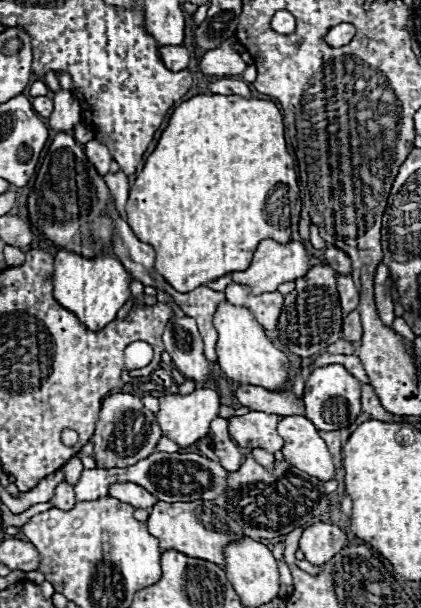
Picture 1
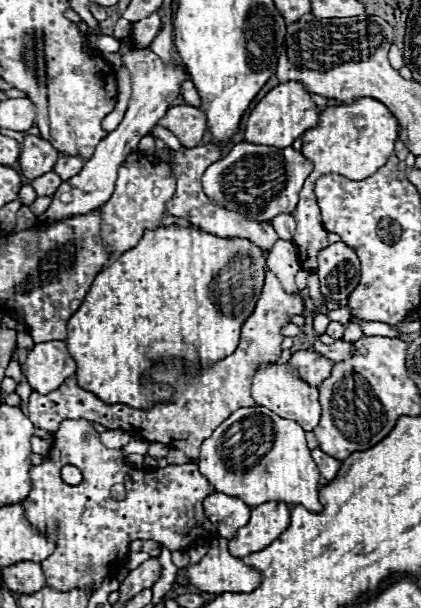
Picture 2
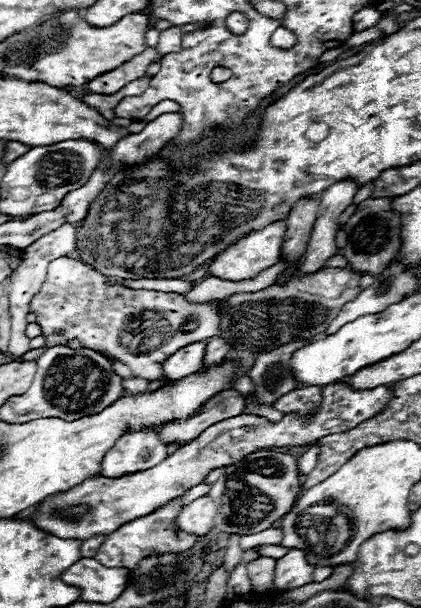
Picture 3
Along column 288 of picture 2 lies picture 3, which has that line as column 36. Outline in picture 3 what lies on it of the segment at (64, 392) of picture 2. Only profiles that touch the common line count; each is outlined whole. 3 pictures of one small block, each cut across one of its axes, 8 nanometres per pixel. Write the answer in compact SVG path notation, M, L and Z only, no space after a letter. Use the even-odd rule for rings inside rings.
M62 256L54 262L50 262L48 266L48 274L46 274L46 280L42 284L42 288L38 290L38 294L32 298L30 302L30 312L36 314L36 322L42 326L42 336L46 338L46 344L44 348L50 348L50 346L58 346L58 344L66 344L66 340L70 338L78 338L82 342L84 348L90 348L90 350L96 350L96 352L108 352L110 356L118 358L120 362L124 362L130 370L132 370L132 376L138 376L138 378L146 378L150 382L154 380L160 380L162 386L170 384L172 380L164 376L164 370L162 370L162 362L164 358L168 358L168 354L174 354L176 350L180 350L180 346L188 346L192 342L202 342L206 338L212 338L212 336L218 336L218 308L216 304L190 304L186 302L186 298L182 294L174 294L174 292L158 292L158 290L130 290L130 288L124 288L116 282L106 282L96 270L92 270L88 264L82 264L78 258L70 258L70 256Z

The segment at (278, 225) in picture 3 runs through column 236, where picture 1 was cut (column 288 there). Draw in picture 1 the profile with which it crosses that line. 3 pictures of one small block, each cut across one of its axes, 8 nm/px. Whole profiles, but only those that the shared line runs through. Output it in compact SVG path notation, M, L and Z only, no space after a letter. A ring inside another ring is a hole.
M266 238L258 244L258 250L254 252L252 264L248 270L244 272L234 272L232 280L234 284L246 284L252 288L254 294L262 294L262 292L274 292L282 282L290 282L296 278L302 278L308 270L310 270L310 256L308 250L302 242L298 240L290 240L288 244L278 244L272 238Z

